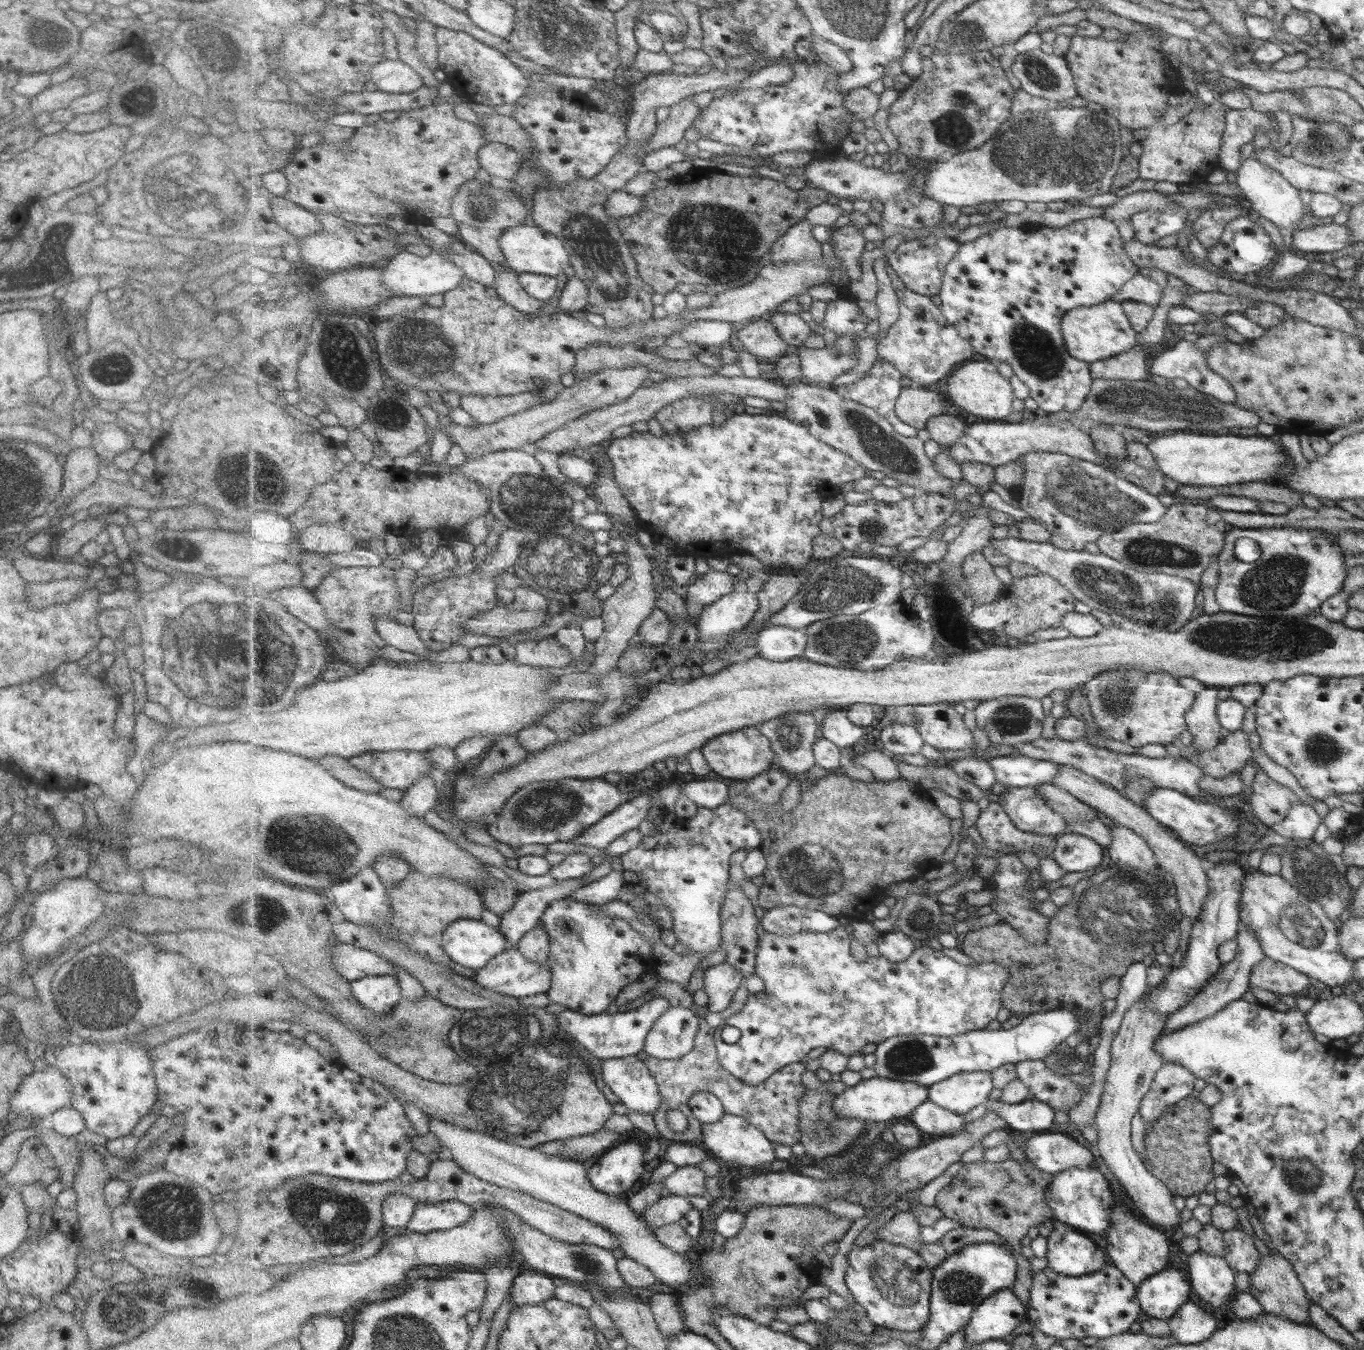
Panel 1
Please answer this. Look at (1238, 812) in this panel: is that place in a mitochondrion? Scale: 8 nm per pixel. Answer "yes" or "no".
no

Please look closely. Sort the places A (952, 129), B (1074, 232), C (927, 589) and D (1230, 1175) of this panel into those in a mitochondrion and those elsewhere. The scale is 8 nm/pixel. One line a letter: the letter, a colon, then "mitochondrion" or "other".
A: mitochondrion
B: other
C: other
D: other

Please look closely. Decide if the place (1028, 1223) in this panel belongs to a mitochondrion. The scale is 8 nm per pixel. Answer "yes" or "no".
no

